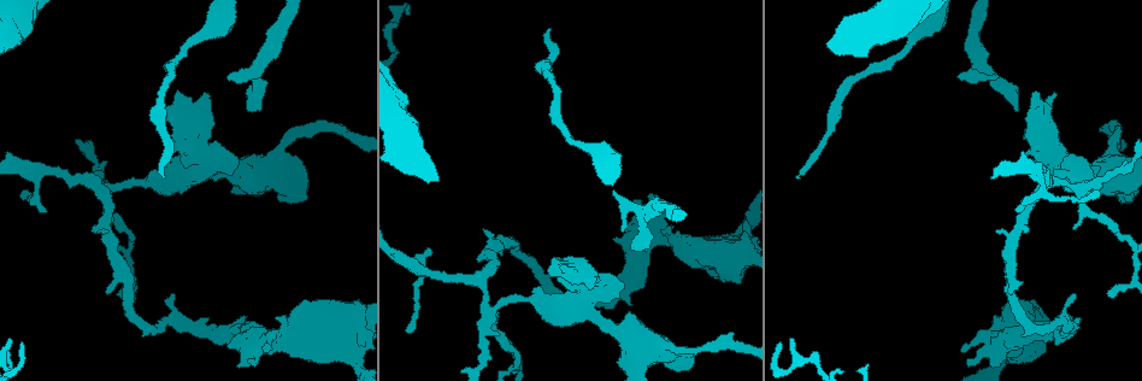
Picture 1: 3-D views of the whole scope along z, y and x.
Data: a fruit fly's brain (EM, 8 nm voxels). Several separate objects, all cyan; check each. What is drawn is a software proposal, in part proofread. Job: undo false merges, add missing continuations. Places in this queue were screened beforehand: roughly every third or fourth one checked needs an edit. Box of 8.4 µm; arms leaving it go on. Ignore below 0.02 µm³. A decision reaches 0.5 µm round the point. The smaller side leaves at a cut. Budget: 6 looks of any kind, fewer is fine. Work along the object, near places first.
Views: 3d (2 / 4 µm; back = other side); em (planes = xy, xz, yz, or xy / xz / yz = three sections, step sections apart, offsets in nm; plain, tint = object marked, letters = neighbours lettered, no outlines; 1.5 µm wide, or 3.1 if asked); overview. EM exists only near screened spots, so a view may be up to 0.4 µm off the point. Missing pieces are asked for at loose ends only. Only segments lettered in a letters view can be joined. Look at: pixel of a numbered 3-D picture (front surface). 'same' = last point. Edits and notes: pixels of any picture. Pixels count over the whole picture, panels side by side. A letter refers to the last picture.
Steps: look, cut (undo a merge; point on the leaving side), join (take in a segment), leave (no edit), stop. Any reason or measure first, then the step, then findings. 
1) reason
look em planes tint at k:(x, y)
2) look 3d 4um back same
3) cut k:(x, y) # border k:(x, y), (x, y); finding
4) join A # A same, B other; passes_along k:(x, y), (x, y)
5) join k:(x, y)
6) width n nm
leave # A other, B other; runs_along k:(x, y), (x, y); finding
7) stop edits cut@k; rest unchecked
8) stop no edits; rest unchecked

free end
look em planes letters at 1:(24, 193)

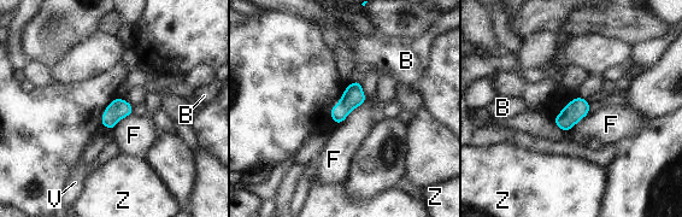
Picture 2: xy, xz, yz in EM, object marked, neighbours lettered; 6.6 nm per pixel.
leave # B other, F other, V other, Z other; border 2:(366, 99), (339, 123); no lettered segment goes on from it

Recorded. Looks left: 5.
free end
look 3d 4um at 1:(249, 111)

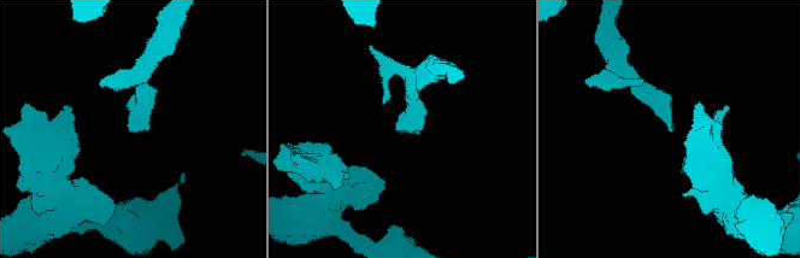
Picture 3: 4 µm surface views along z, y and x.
shape alone is not enough
look em xz step 8 letters at 3:(130, 128)

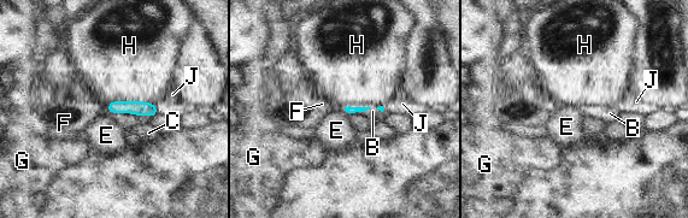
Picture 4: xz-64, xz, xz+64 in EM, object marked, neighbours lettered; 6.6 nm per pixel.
join B # B same, C other, E other, F other, G other, H other, J other; passes_along 4:(348, 110), (369, 108), (372, 111); the neuron continues

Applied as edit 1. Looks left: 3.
end of a long branch
look em xz step 8 tint at 1:(161, 176)

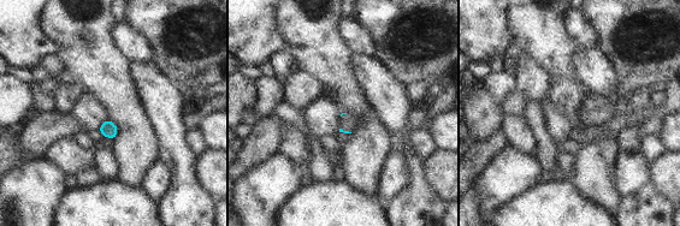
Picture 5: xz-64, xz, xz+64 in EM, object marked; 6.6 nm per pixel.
look em planes tint same

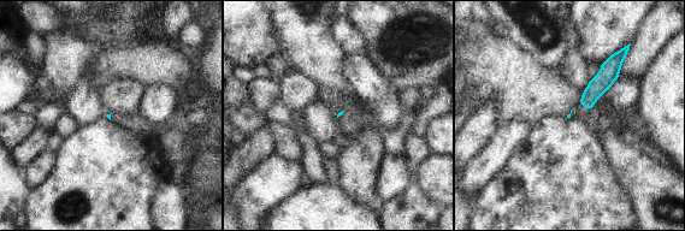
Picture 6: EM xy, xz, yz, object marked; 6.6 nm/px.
look em planes letters same

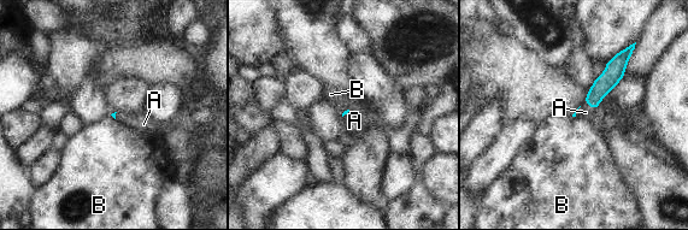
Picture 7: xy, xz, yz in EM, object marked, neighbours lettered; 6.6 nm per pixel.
join A # A same, B other; passes_along 7:(611, 76), (589, 105), (586, 112); the neuron continues

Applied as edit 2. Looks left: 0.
stop edits join@4, join@7; rest unchecked

